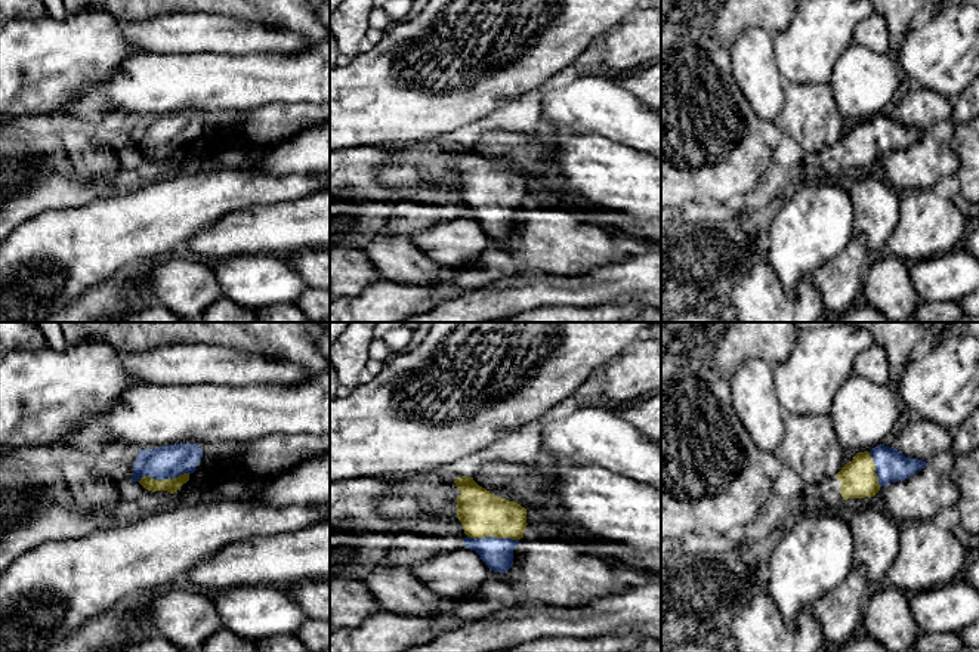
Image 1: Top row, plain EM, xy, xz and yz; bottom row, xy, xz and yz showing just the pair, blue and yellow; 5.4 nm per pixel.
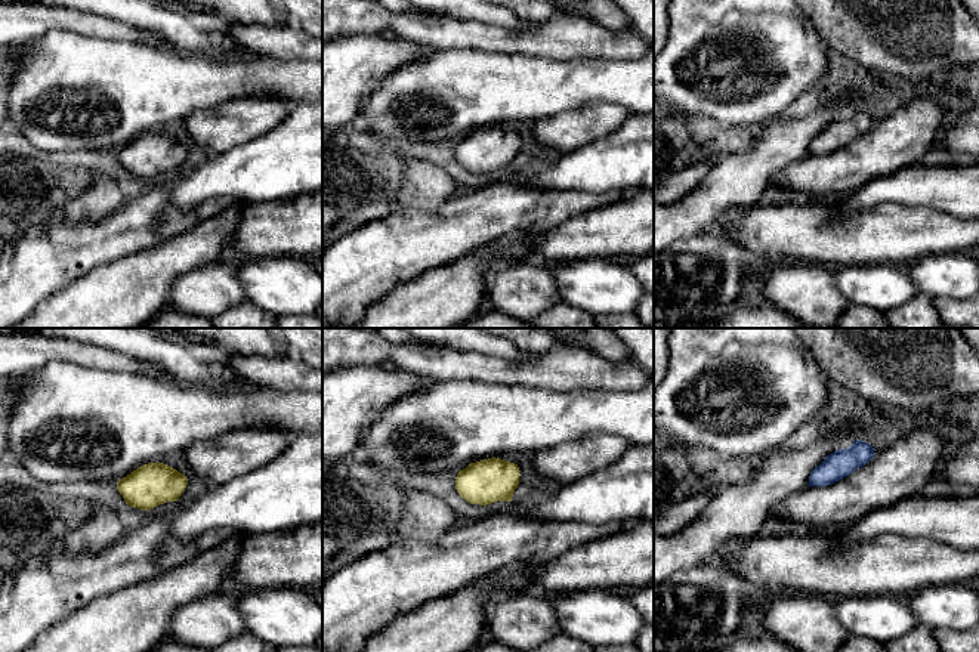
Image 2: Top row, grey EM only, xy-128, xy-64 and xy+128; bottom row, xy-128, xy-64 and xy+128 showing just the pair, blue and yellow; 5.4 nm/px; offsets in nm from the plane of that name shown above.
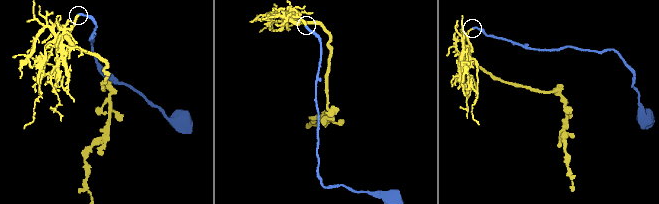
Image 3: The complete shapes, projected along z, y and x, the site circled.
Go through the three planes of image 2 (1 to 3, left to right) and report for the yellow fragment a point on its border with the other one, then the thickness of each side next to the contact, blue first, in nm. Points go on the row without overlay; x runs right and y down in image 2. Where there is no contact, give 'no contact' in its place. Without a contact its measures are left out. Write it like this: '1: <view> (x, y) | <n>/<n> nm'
1: no contact
2: no contact
3: no contact

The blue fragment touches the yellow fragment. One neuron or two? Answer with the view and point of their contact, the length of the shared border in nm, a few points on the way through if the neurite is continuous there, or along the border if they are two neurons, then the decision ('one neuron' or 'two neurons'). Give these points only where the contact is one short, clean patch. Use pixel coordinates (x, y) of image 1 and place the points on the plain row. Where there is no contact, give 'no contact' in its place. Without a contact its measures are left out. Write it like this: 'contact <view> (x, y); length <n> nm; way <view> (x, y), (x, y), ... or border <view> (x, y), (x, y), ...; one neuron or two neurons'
contact xy (163, 148); length 300 nm; way xy (160, 132), (163, 135), (163, 148), (170, 154); one neuron

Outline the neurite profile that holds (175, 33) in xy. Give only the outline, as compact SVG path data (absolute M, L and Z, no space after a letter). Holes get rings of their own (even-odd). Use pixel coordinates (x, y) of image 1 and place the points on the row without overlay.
M204 12L151 19L117 18L117 24L130 44L157 53L288 55L309 47L296 33Z

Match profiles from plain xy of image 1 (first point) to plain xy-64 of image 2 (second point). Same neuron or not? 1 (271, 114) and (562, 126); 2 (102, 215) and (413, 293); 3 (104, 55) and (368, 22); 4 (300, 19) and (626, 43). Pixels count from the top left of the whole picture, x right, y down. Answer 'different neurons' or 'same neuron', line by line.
1: same neuron
2: different neurons
3: different neurons
4: different neurons

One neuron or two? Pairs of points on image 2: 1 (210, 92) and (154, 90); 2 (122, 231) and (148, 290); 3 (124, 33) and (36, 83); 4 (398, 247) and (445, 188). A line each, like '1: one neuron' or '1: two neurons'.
1: one neuron
2: two neurons
3: two neurons
4: two neurons

